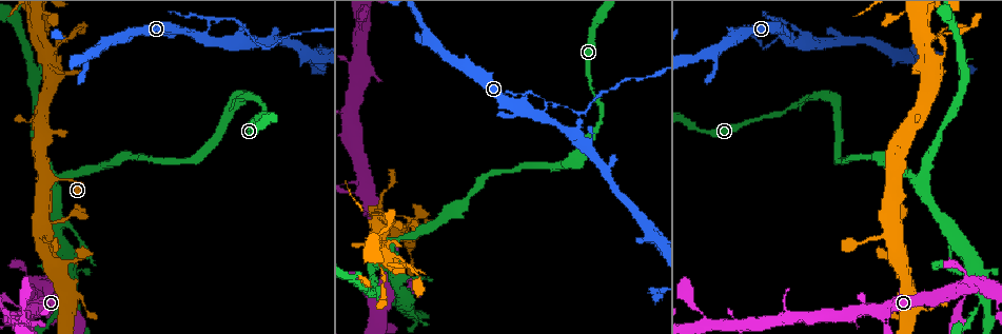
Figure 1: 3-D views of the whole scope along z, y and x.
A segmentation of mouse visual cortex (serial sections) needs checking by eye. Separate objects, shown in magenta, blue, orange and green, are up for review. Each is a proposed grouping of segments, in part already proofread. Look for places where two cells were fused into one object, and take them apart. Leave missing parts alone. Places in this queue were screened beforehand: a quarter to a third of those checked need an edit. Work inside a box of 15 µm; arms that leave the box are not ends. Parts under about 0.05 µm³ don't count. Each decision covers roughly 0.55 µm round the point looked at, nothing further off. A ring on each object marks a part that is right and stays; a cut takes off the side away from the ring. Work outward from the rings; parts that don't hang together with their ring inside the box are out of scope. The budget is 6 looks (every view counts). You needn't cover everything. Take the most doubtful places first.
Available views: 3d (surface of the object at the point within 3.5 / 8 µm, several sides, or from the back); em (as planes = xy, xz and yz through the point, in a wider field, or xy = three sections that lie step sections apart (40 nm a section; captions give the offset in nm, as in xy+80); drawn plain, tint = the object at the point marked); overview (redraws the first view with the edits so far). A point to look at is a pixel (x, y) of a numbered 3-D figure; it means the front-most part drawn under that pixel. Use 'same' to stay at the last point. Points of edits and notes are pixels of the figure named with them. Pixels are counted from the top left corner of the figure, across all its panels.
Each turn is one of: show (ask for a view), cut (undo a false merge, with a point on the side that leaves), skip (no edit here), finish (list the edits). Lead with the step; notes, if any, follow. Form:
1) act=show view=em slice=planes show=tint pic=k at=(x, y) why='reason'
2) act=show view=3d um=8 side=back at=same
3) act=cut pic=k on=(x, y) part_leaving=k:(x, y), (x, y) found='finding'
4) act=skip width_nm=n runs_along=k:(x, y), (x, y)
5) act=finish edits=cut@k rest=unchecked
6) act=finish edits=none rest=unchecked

act=show view=3d um=8 side=back pic=1 at=(213, 20)

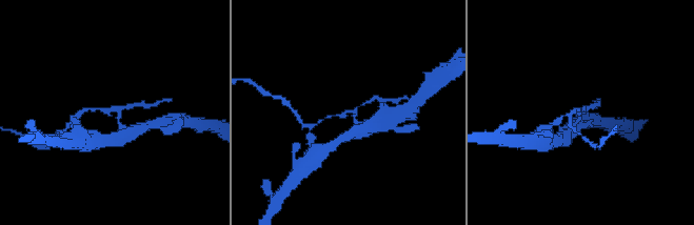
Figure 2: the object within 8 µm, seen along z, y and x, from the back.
act=show view=3d um=3.5 pic=2 at=(112, 111) why='zoom in'

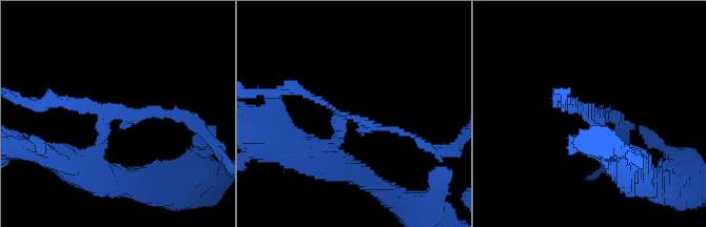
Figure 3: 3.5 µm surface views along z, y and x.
act=show view=em slice=xy step=5 show=tint pic=3 at=(117, 119) why='need the tissue'

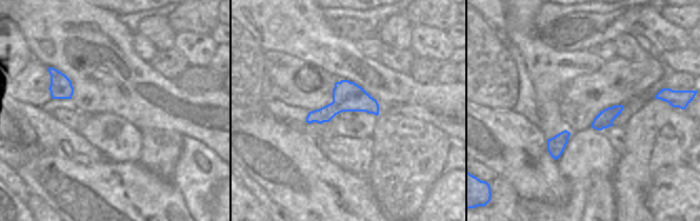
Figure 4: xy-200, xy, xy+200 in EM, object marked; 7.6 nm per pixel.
act=cut pic=3 on=(77, 103) found='a second cell is stuck on'

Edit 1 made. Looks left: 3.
act=show view=overview why='see it whole again'

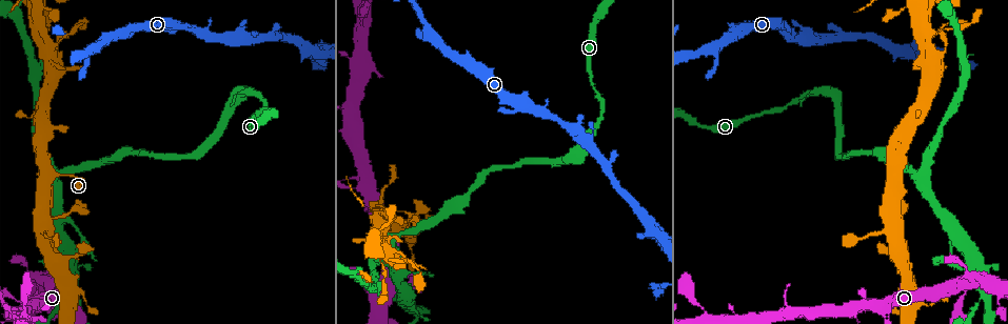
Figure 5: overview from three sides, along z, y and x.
act=show view=3d um=8 pic=5 at=(391, 293) why='thin arm on a thick one'

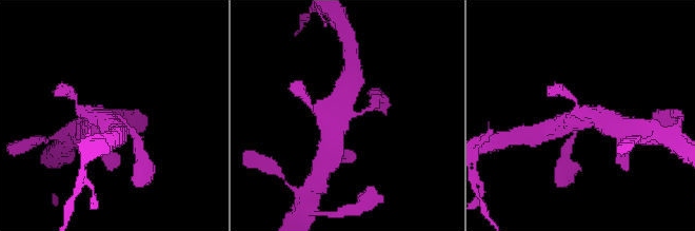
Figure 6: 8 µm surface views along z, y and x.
act=show view=em slice=xy step=5 show=tint pic=6 at=(349, 114)

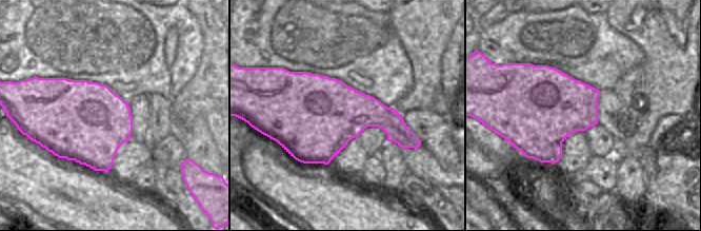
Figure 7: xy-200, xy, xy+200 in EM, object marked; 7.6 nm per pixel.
act=skip runs_along=6:(352, 87), (337, 119), (333, 138) found='one cell here'

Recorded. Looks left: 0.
act=finish edits=cut@3 rest=unchecked

